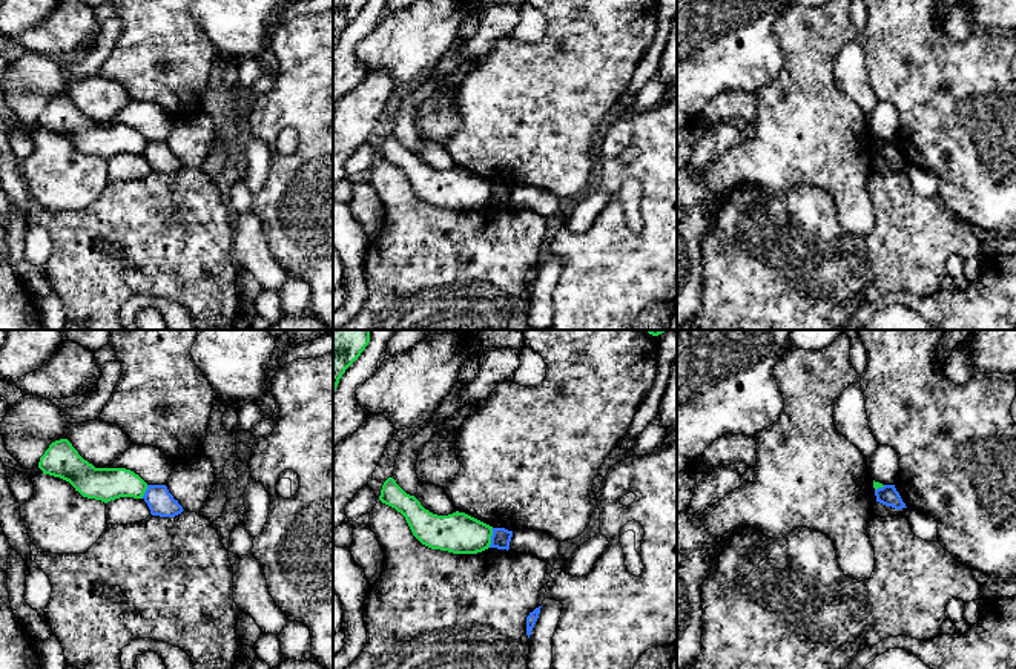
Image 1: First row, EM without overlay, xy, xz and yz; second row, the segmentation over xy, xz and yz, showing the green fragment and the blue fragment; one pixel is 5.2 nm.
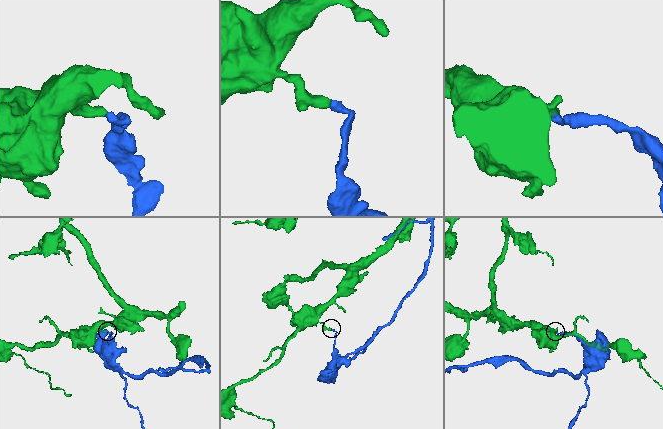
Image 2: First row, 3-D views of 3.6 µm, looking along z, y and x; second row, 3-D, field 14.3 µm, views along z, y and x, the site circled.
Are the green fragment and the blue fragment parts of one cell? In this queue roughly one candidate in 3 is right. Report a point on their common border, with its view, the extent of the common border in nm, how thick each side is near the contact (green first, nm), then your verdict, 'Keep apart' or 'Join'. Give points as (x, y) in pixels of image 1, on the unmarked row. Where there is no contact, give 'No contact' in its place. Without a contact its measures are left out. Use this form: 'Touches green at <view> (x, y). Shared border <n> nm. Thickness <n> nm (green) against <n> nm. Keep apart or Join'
Touches green at xz (490, 194). Shared border 110 nm. Thickness 220 nm (green) against 100 nm. Keep apart

